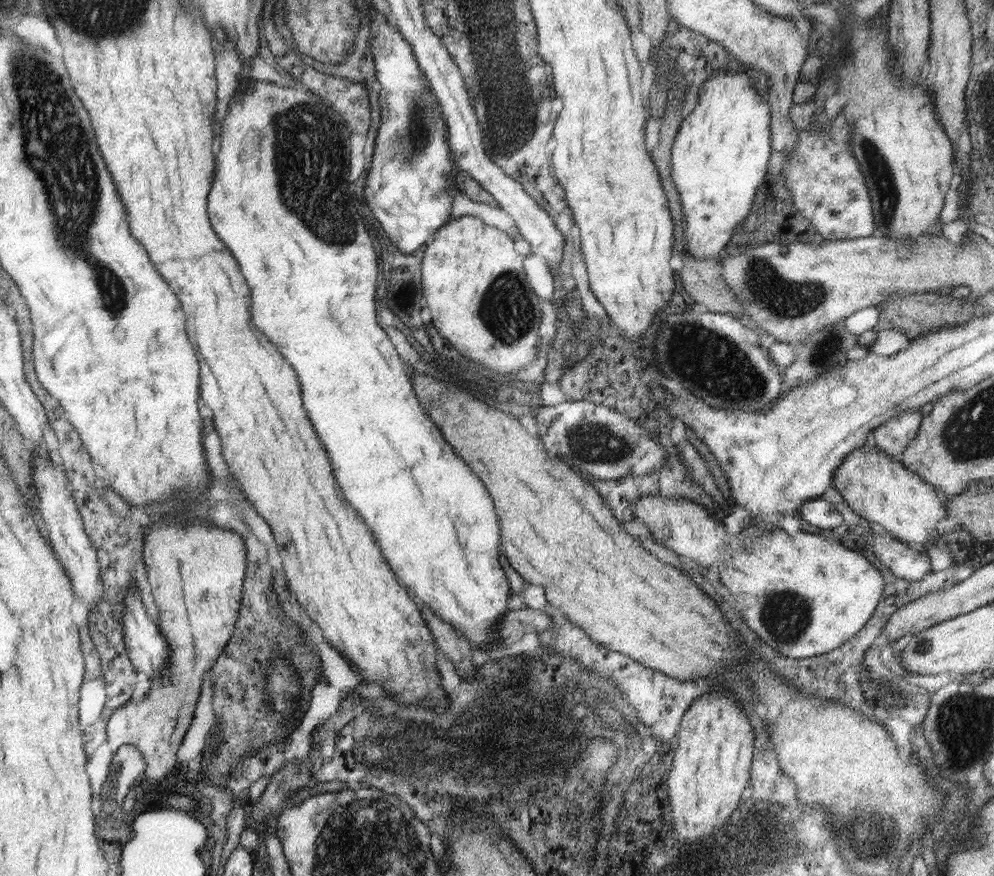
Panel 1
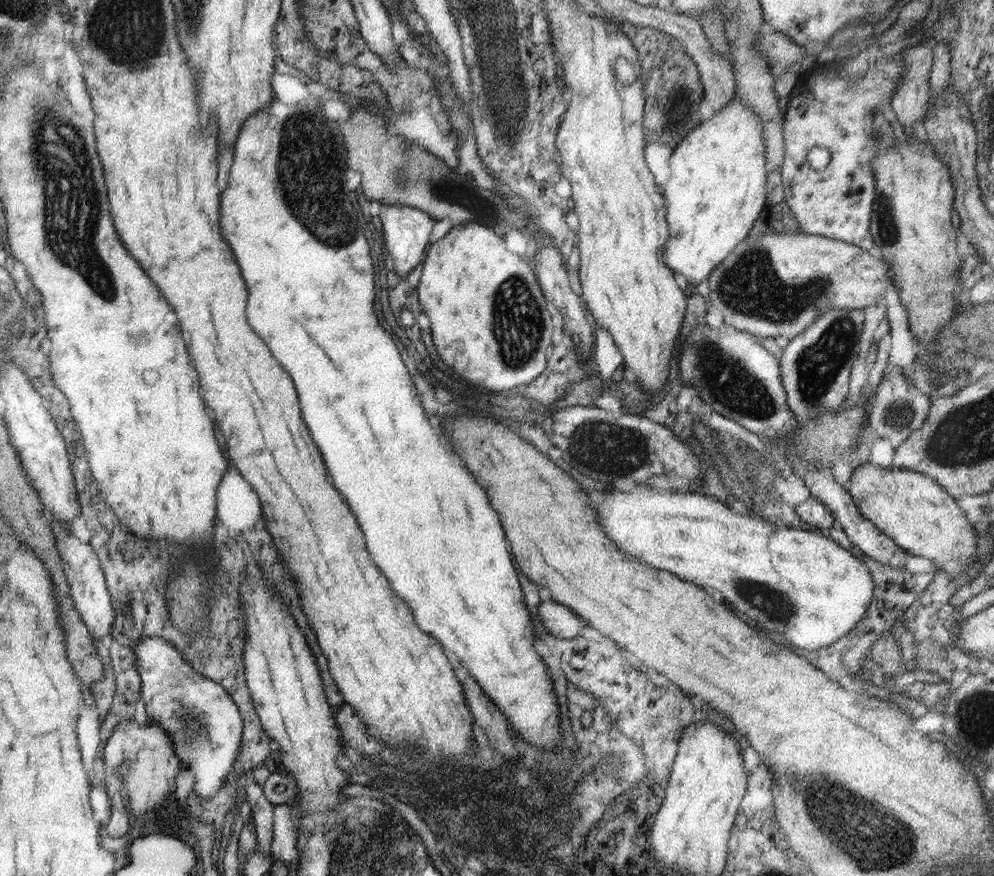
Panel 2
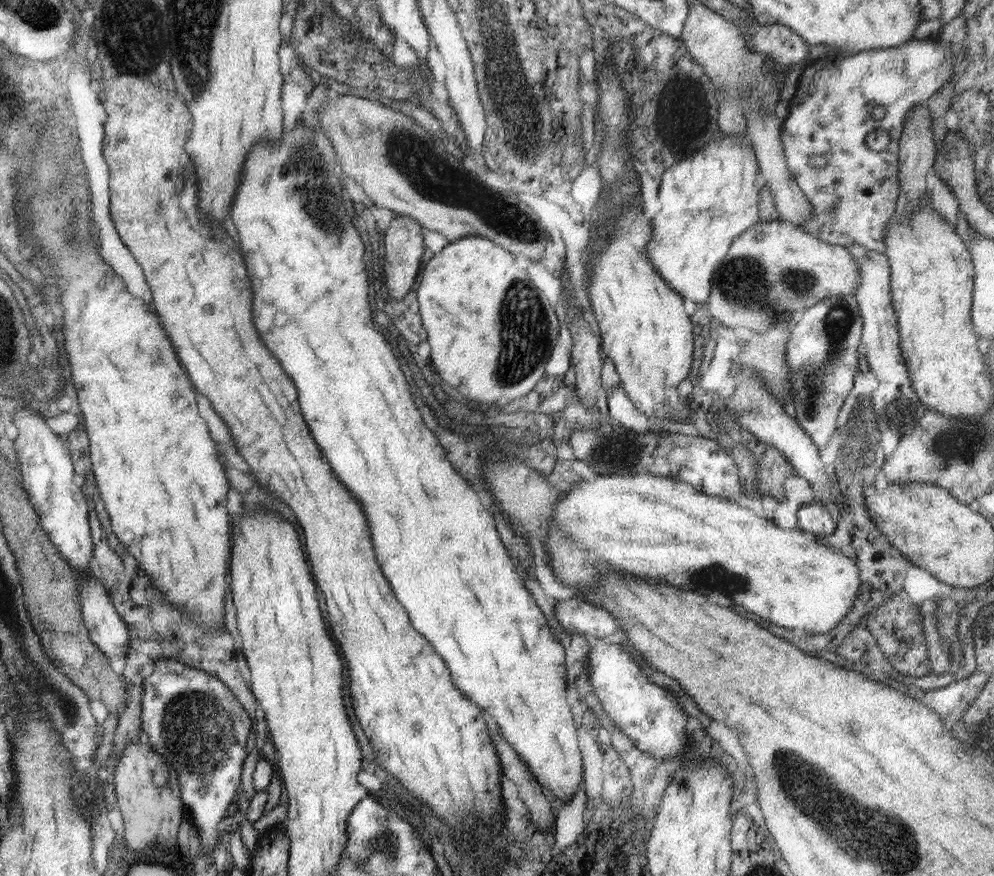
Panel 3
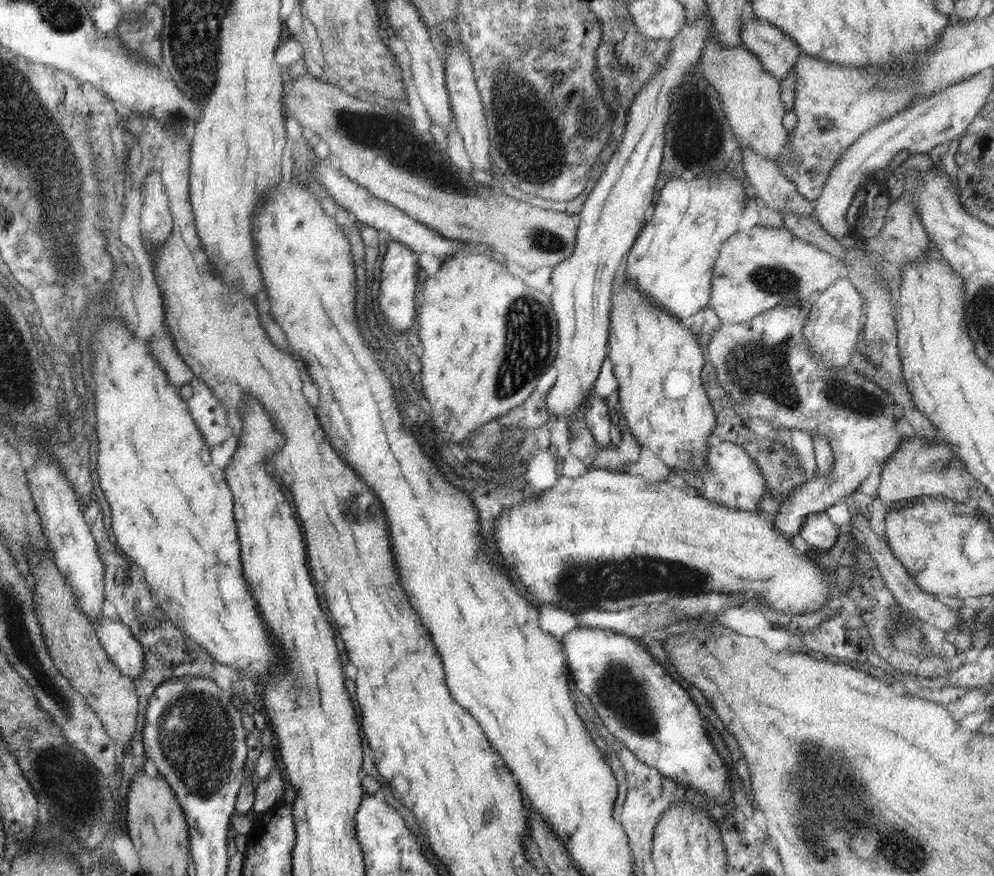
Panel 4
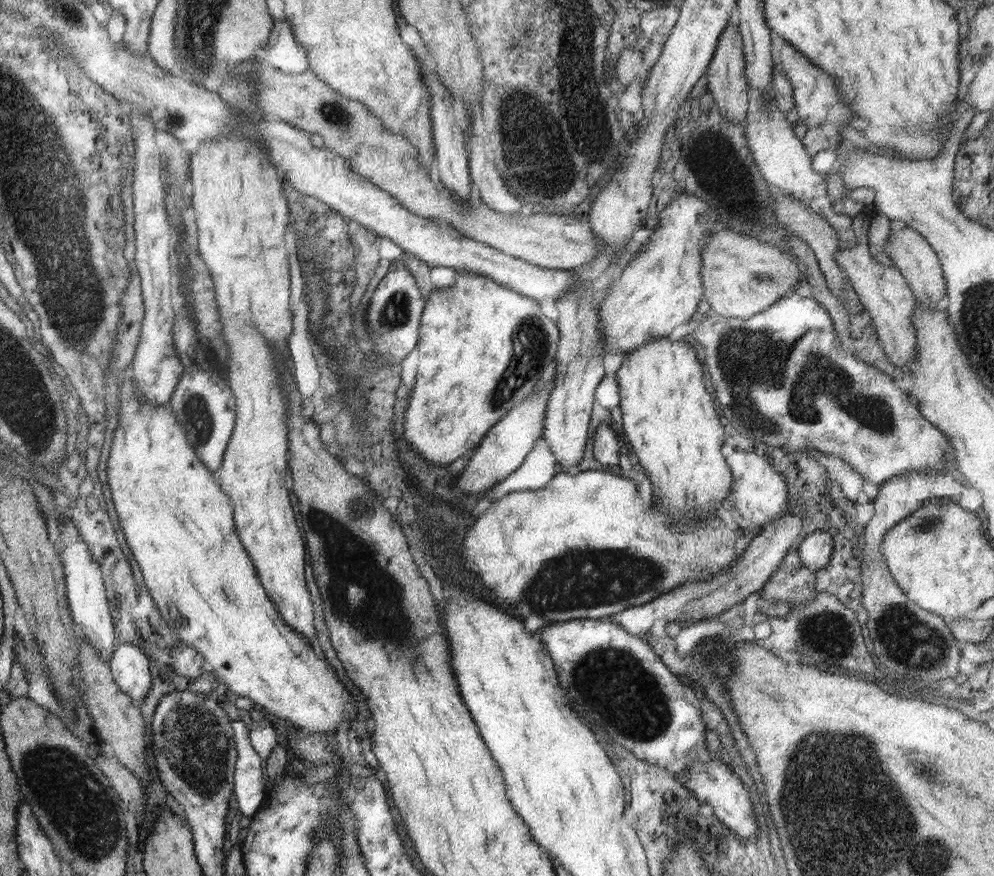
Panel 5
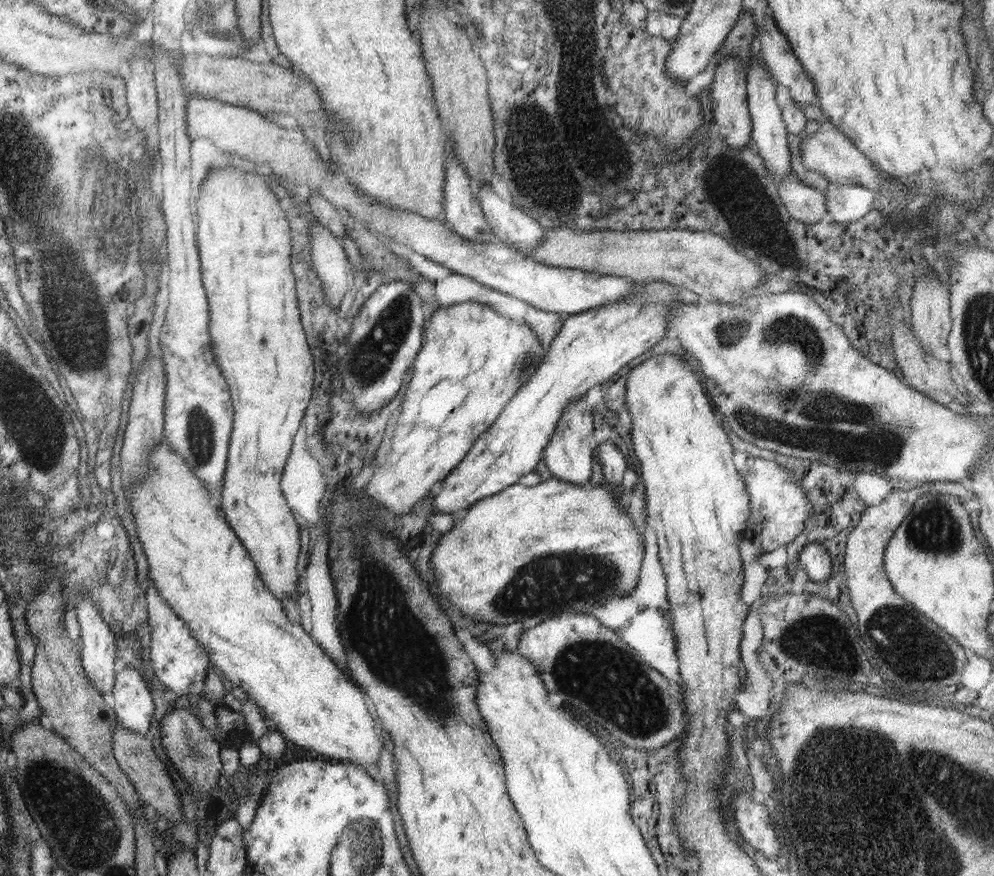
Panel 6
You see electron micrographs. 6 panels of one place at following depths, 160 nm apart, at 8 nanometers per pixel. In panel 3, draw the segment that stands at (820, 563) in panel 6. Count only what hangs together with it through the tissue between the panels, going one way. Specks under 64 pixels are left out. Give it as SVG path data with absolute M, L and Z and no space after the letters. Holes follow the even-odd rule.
M812 500L798 510L797 526L801 531L810 533L814 538L831 535L838 527L838 520L819 501Z

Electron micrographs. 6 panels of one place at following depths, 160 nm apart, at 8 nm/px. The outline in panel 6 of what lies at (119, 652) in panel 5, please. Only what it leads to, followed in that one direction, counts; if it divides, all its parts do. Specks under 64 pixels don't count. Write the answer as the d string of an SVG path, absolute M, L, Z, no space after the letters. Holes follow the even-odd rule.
M124 667L117 671L115 686L111 692L115 700L113 709L118 722L122 723L125 729L148 736L155 714L155 701L154 693L146 678L140 676L140 672L135 668Z

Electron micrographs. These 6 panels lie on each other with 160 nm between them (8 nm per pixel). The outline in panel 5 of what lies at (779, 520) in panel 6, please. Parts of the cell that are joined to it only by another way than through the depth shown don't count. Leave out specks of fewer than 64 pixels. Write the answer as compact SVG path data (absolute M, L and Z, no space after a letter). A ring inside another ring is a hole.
M737 449L726 461L732 471L732 486L731 493L720 503L718 517L728 528L741 534L735 549L742 552L753 536L759 533L763 524L778 520L789 513L787 486L784 476L776 472L768 461L757 453Z

